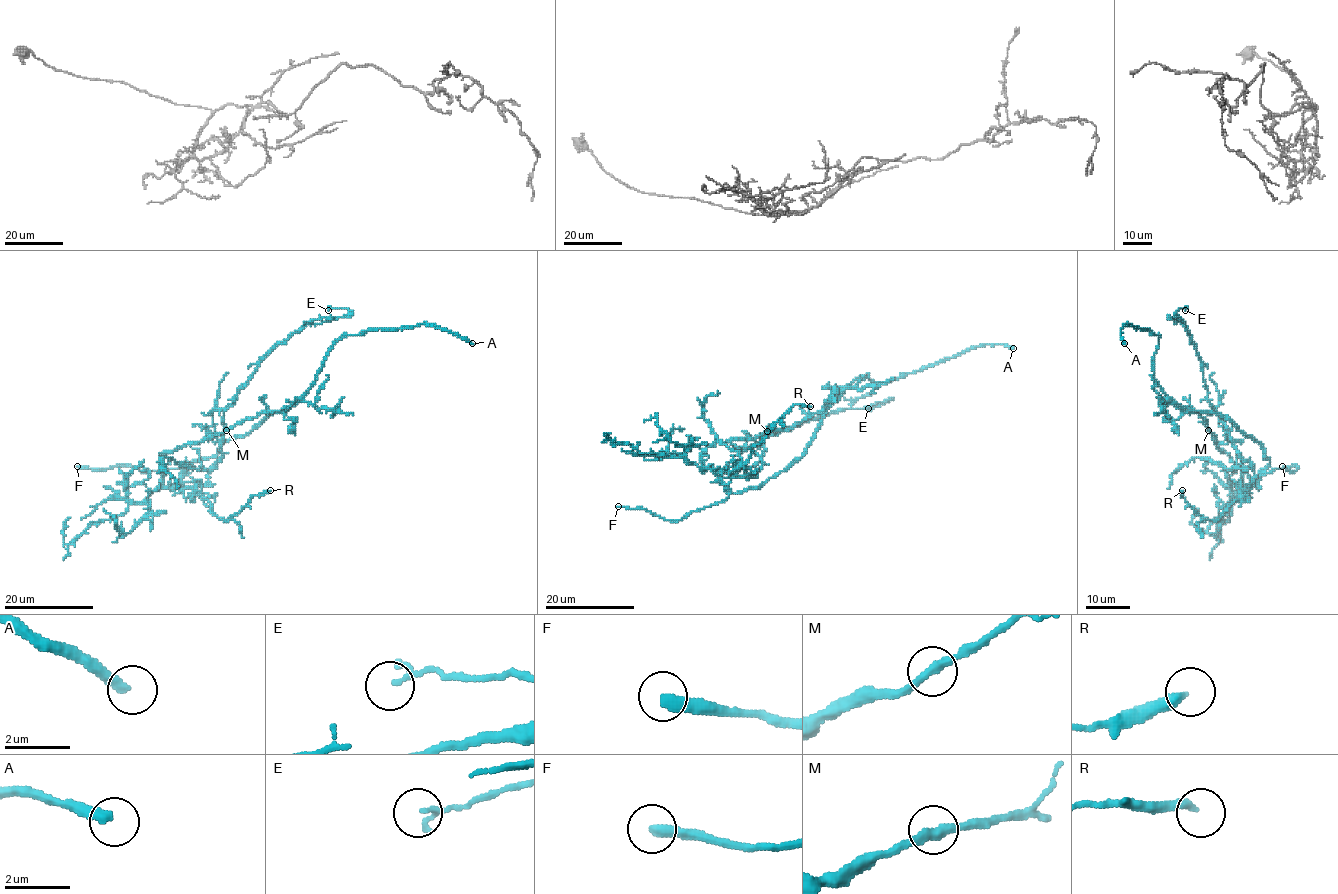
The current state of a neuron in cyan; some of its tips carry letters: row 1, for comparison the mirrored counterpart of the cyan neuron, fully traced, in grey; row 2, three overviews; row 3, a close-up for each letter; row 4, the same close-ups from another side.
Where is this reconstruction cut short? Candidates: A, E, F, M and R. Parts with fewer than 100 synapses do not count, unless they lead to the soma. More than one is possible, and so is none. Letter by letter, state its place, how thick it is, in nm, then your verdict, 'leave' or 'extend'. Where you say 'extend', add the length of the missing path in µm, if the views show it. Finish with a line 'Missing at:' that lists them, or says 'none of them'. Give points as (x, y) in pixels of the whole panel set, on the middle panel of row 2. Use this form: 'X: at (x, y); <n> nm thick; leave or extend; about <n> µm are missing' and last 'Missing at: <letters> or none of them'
A: at (1013, 348); 280 nm thick; extend; about 90 µm are missing
E: at (868, 408); 100 nm thick; leave
F: at (618, 506); 380 nm thick; extend; about 20 µm are missing
M: at (767, 431); 240 nm thick; leave
R: at (810, 406); 280 nm thick; leave
Missing at: A, F

